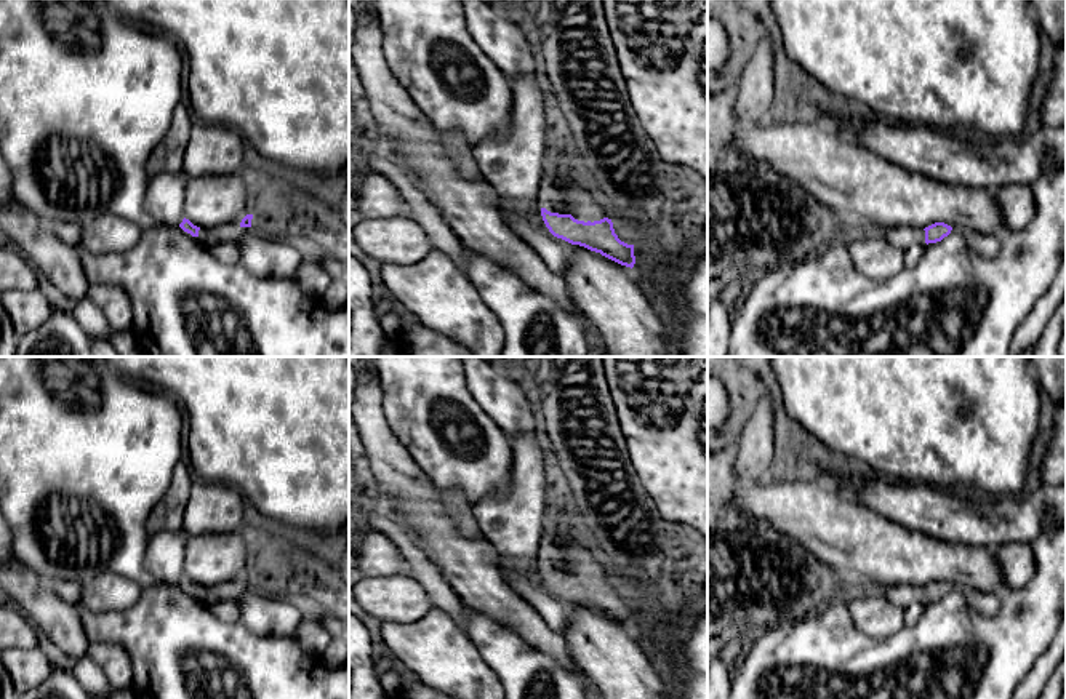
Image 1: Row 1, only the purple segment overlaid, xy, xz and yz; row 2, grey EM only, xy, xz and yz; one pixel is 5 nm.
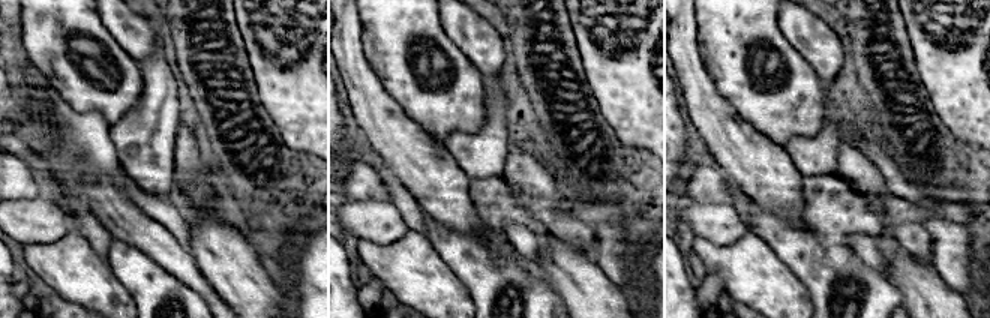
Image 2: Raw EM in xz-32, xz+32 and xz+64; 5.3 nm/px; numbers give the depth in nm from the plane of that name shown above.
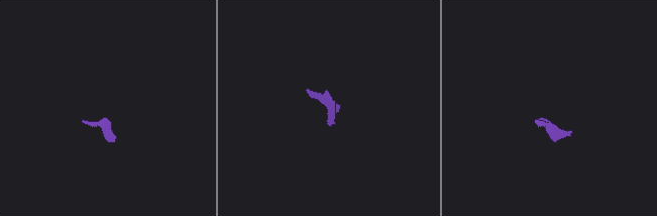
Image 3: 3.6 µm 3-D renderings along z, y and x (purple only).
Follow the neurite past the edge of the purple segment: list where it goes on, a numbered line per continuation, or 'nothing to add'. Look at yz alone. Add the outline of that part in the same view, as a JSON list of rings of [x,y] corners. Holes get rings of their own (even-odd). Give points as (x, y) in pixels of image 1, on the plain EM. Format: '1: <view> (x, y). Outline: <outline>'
1: yz (903, 595). Outline: [[[903,584],[895,587],[882,587],[876,592],[887,598],[890,603],[904,609],[912,603],[925,601],[925,589],[919,585]]]

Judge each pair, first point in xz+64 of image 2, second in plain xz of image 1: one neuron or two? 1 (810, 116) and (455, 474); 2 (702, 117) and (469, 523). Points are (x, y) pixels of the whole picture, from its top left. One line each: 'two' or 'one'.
1: one
2: two

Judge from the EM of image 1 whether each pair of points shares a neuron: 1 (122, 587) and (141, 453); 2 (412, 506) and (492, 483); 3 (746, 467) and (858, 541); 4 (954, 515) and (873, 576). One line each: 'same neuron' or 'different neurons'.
1: different neurons
2: different neurons
3: different neurons
4: different neurons

